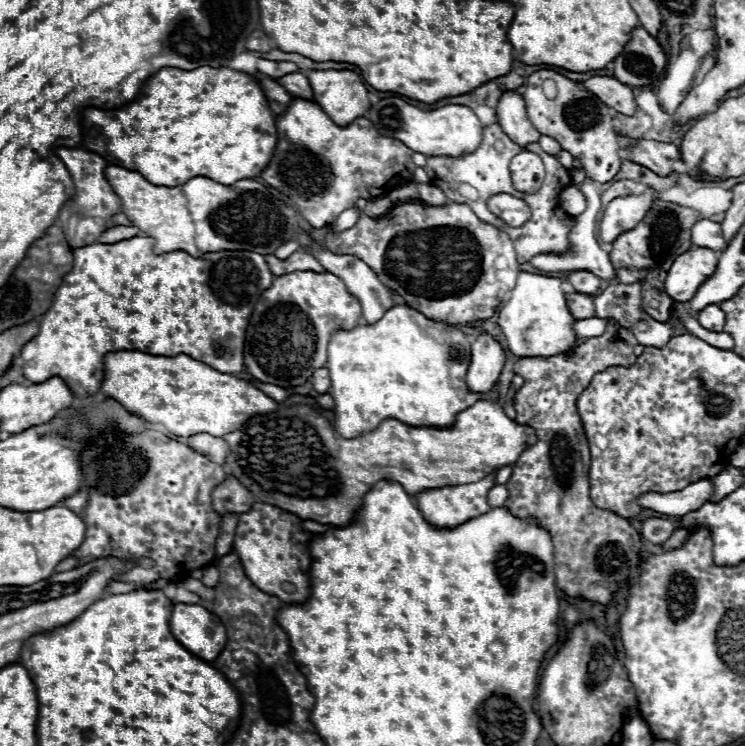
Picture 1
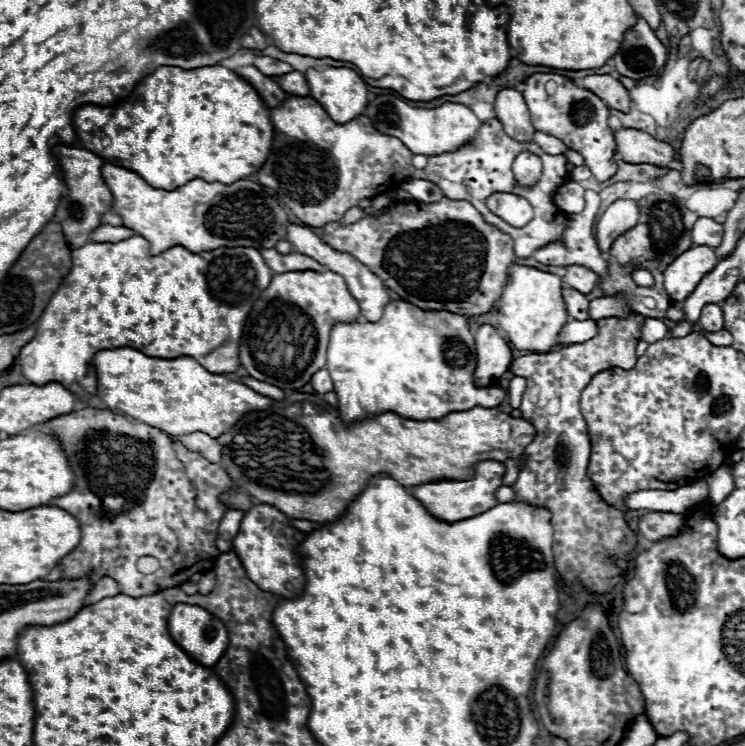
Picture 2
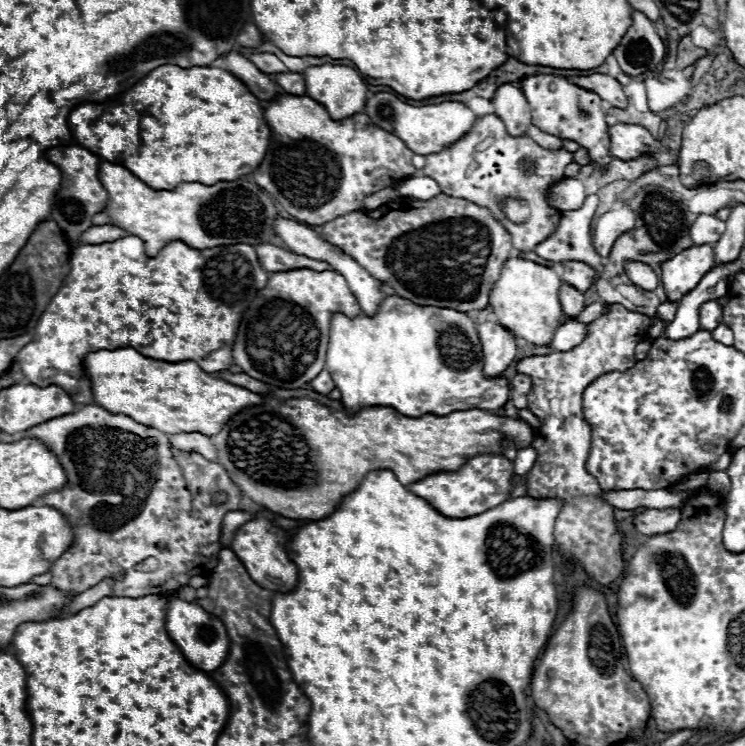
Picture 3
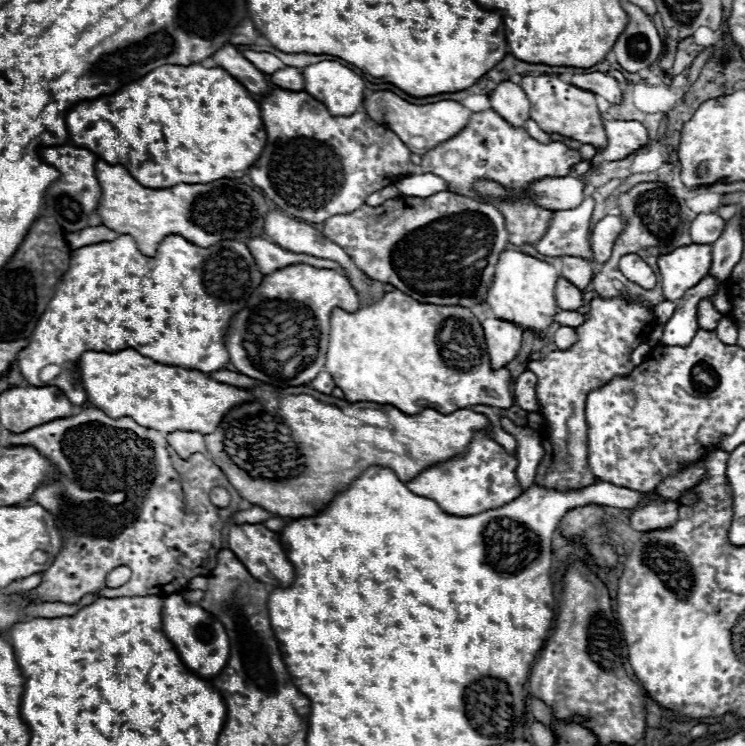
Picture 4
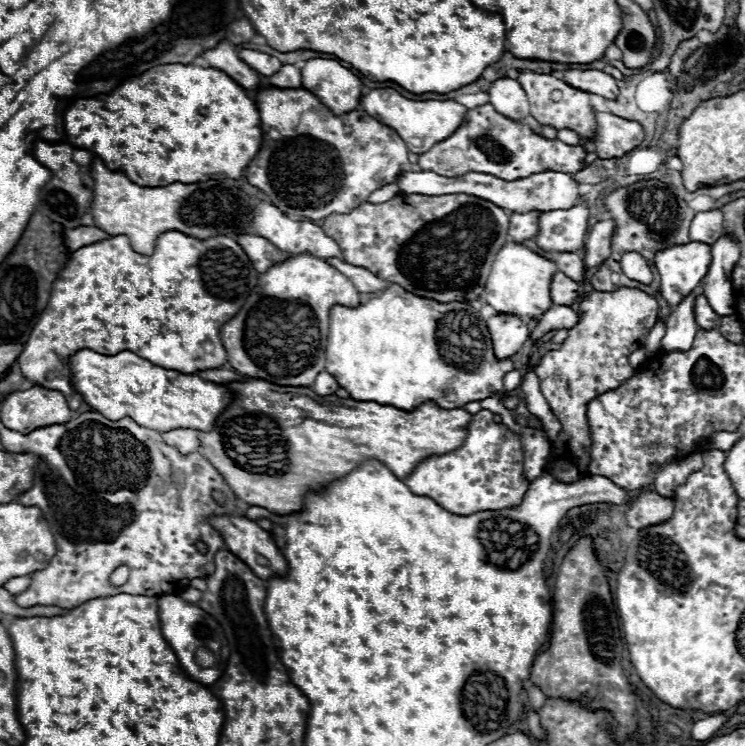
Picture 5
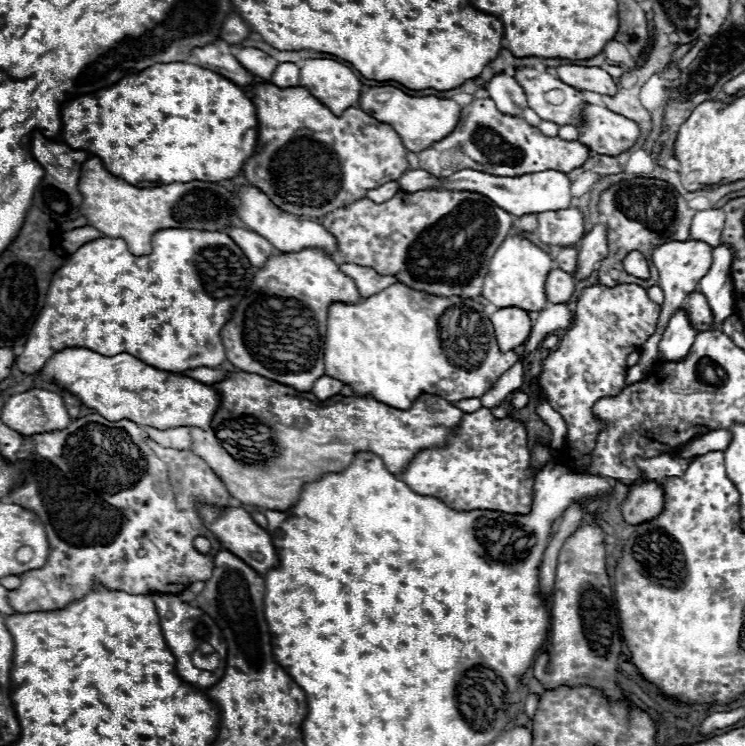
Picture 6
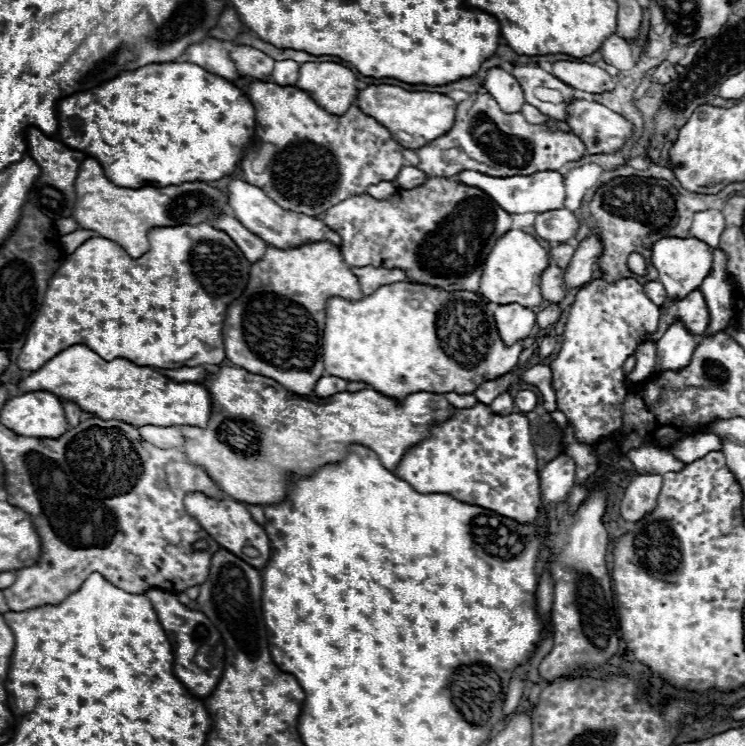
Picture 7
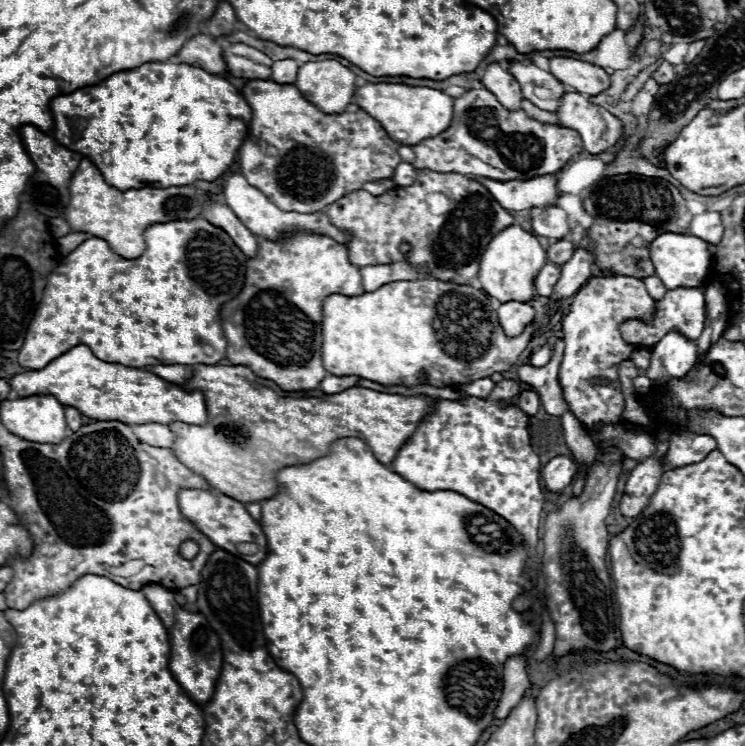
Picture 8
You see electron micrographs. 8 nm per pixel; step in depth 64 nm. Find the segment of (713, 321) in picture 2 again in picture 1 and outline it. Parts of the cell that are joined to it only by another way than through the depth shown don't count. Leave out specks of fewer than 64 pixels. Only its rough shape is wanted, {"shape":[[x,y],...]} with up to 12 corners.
{"shape":[[718,304],[702,308],[696,318],[706,330],[722,332],[726,322]]}

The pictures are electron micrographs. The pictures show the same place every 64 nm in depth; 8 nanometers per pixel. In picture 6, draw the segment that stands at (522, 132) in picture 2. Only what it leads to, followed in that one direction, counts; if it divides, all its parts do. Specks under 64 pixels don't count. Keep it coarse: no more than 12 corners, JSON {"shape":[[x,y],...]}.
{"shape":[[508,74],[486,84],[500,112],[520,116],[528,106],[522,86]]}

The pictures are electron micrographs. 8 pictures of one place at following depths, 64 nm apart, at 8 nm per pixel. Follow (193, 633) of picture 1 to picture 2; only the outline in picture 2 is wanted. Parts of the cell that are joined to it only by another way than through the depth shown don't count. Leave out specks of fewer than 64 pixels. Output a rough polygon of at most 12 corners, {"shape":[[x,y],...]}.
{"shape":[[174,604],[168,632],[212,668],[228,648],[226,626],[200,606]]}

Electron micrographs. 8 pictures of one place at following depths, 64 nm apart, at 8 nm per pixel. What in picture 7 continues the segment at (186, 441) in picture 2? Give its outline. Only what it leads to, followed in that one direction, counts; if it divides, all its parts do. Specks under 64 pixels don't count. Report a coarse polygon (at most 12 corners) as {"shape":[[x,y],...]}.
{"shape":[[140,426],[142,440],[158,448],[180,448],[182,434],[174,426]]}

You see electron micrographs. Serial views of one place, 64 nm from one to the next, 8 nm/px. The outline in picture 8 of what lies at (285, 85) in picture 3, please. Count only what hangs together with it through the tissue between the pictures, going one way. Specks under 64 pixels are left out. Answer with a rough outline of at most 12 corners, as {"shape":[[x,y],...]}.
{"shape":[[286,58],[272,64],[272,80],[294,84],[298,62]]}

